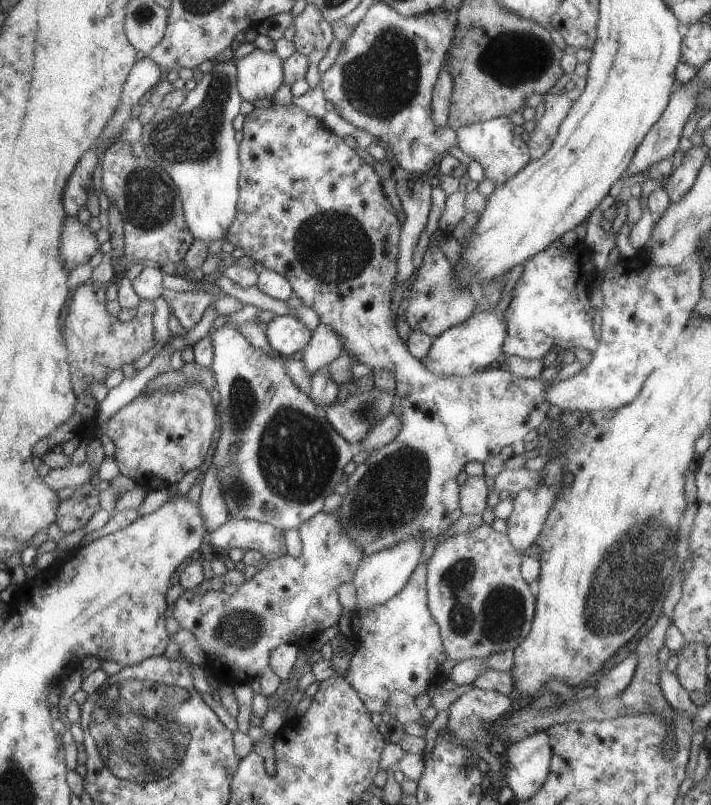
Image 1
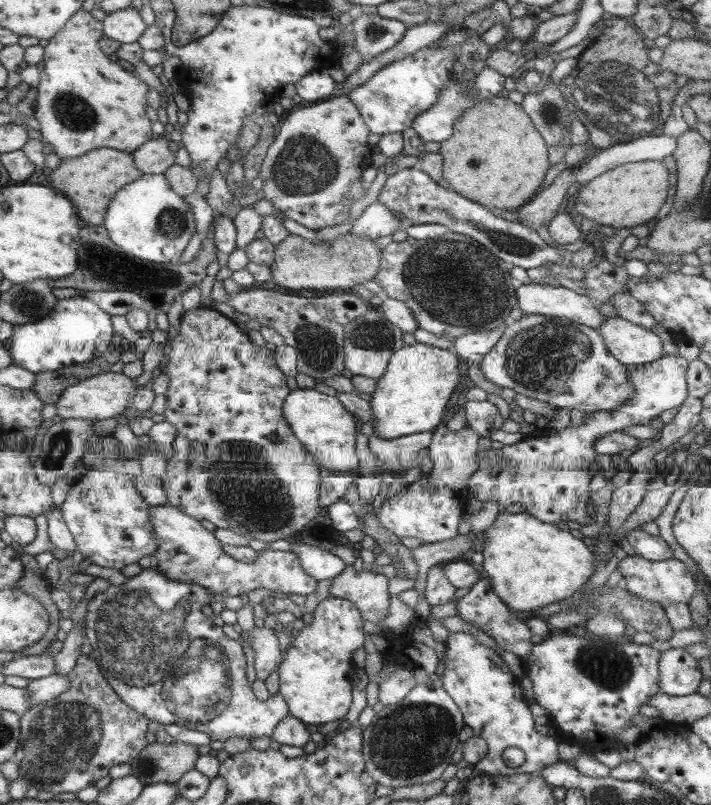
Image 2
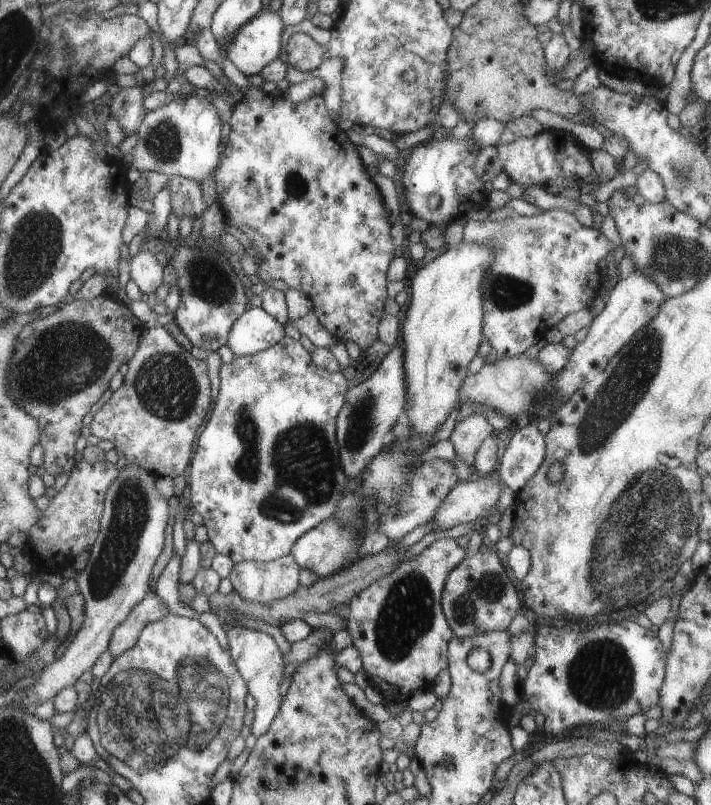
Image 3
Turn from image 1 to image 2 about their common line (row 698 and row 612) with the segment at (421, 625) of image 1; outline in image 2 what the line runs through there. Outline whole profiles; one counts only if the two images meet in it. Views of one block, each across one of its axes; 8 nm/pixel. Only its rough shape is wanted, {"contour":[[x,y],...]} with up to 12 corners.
{"contour":[[346,565],[329,594],[353,602],[364,621],[389,612],[389,578]]}

